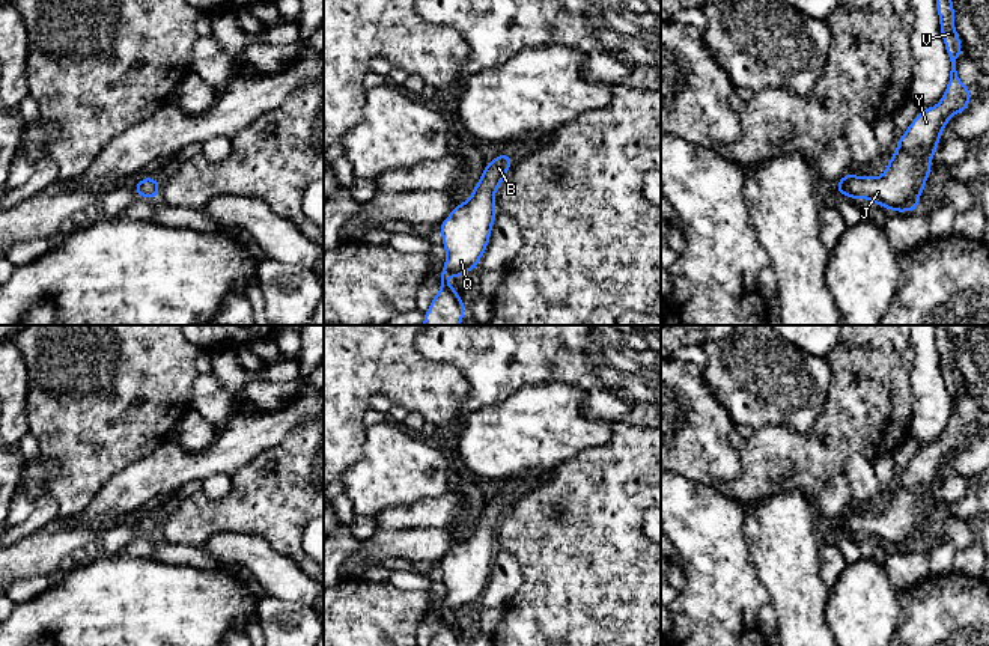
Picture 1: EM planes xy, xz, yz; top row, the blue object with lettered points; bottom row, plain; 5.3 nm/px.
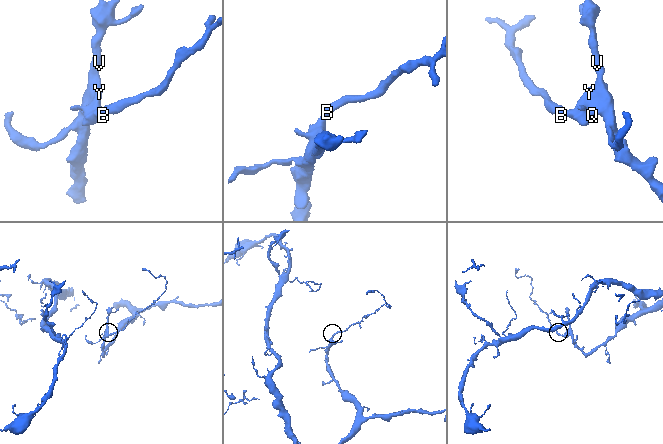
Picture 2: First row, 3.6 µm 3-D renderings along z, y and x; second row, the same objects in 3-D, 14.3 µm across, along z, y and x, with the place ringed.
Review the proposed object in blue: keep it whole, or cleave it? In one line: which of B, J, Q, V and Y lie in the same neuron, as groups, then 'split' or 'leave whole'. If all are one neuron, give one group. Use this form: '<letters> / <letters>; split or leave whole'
B J Q V Y; leave whole

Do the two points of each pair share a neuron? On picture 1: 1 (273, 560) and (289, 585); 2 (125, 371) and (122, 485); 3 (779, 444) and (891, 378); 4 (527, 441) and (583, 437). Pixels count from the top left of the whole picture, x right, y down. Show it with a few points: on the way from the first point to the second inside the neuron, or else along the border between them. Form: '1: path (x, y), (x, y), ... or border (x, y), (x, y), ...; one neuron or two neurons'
1: path (273, 566), (283, 578); one neuron
2: border (152, 450), (118, 472), (97, 494); two neurons
3: path (807, 444), (824, 432), (837, 432), (863, 407); one neuron
4: path (541, 437), (569, 437); one neuron

